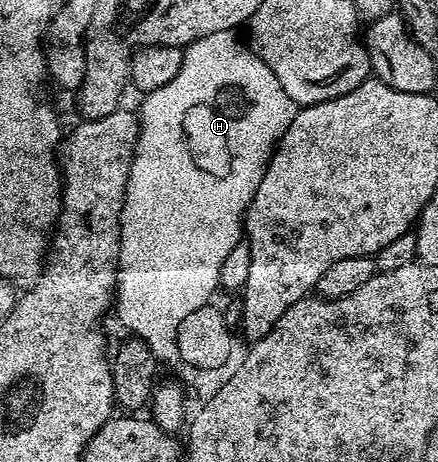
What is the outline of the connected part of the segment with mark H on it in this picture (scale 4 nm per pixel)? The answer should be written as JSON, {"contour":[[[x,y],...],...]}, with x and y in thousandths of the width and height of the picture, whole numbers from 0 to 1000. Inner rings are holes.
{"contour":[[[530,65],[511,69],[484,69],[484,78],[450,82],[416,113],[411,156],[374,190],[356,190],[356,199],[331,206],[322,216],[324,238],[315,247],[315,310],[306,323],[301,364],[288,400],[288,439],[279,446],[279,502],[269,537],[269,563],[265,569],[265,662],[269,654],[269,688],[290,706],[295,721],[320,738],[340,745],[356,740],[404,742],[406,712],[420,693],[447,667],[473,660],[500,626],[498,600],[502,576],[521,556],[521,545],[539,535],[543,522],[557,515],[557,474],[571,452],[571,435],[584,424],[584,407],[594,407],[594,390],[603,390],[607,359],[616,340],[626,335],[626,323],[635,318],[635,305],[648,294],[658,268],[667,268],[676,232],[667,208],[639,190],[639,173],[594,130],[587,117],[559,89],[543,84],[546,76]]]}

